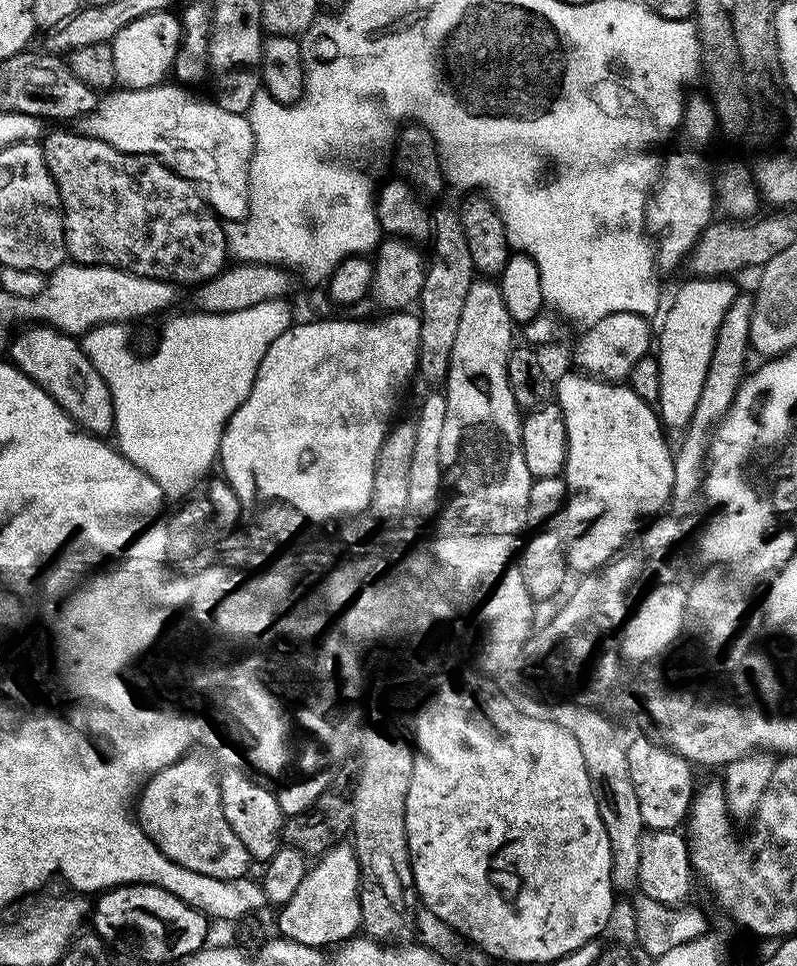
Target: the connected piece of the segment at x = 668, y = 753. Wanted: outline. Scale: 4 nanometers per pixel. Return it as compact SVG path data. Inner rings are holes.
M656 742L648 743L652 744L629 743L627 745L628 771L626 775L636 791L641 825L648 830L667 832L675 829L677 827L675 824L683 816L689 815L690 805L694 799L694 791L692 792L694 768L681 753L673 751L672 748L661 746Z

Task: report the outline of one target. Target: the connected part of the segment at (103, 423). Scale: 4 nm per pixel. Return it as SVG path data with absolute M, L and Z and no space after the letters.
M39 322L31 326L24 326L19 329L20 333L11 337L6 349L11 363L15 364L20 371L25 372L41 390L50 396L63 410L63 412L76 423L77 428L92 433L101 438L107 437L113 431L112 399L108 387L102 382L98 370L90 362L90 358L83 350L81 341L77 337L69 336L67 332L59 332L56 328L49 328L47 324Z

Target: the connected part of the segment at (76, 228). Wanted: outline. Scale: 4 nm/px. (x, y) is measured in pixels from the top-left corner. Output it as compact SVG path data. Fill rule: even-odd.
M79 131L73 132L52 132L43 137L42 147L46 166L58 186L60 195L60 204L64 208L64 237L68 247L68 255L77 264L108 264L111 268L121 268L127 272L133 272L146 278L158 278L159 280L168 280L171 284L177 286L195 286L202 280L214 278L220 272L224 271L230 260L228 251L228 232L219 216L204 199L204 193L184 176L177 174L175 170L168 167L163 160L158 160L154 156L143 156L133 152L123 152L114 146L110 146L101 140L95 140L89 136L81 134Z

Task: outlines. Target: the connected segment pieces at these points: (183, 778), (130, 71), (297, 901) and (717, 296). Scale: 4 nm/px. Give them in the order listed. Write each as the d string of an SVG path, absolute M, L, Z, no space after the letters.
M200 751L187 752L180 760L175 760L173 764L158 770L158 774L150 777L138 793L138 823L140 826L146 826L145 837L151 832L188 832L192 852L210 854L212 846L208 846L206 842L224 842L232 840L236 835L234 830L230 830L222 814L218 767L216 768L215 762L206 753Z
M172 10L146 14L146 18L138 18L138 22L130 22L130 26L118 30L116 37L110 41L117 85L124 90L142 90L165 83L176 63L181 35L181 17L177 13L175 16Z
M336 842L313 864L316 865L305 871L294 898L279 909L278 932L281 937L302 946L324 950L327 944L339 945L349 941L356 934L354 932L361 931L360 863L351 843Z
M688 278L688 281L672 296L672 305L665 307L664 321L658 328L658 344L660 340L660 398L658 401L658 415L660 423L665 429L687 429L692 423L692 415L698 406L698 398L702 394L704 379L708 373L708 363L712 357L712 351L716 345L716 331L720 329L720 323L724 320L724 314L732 301L738 295L738 289L732 285L728 278Z

